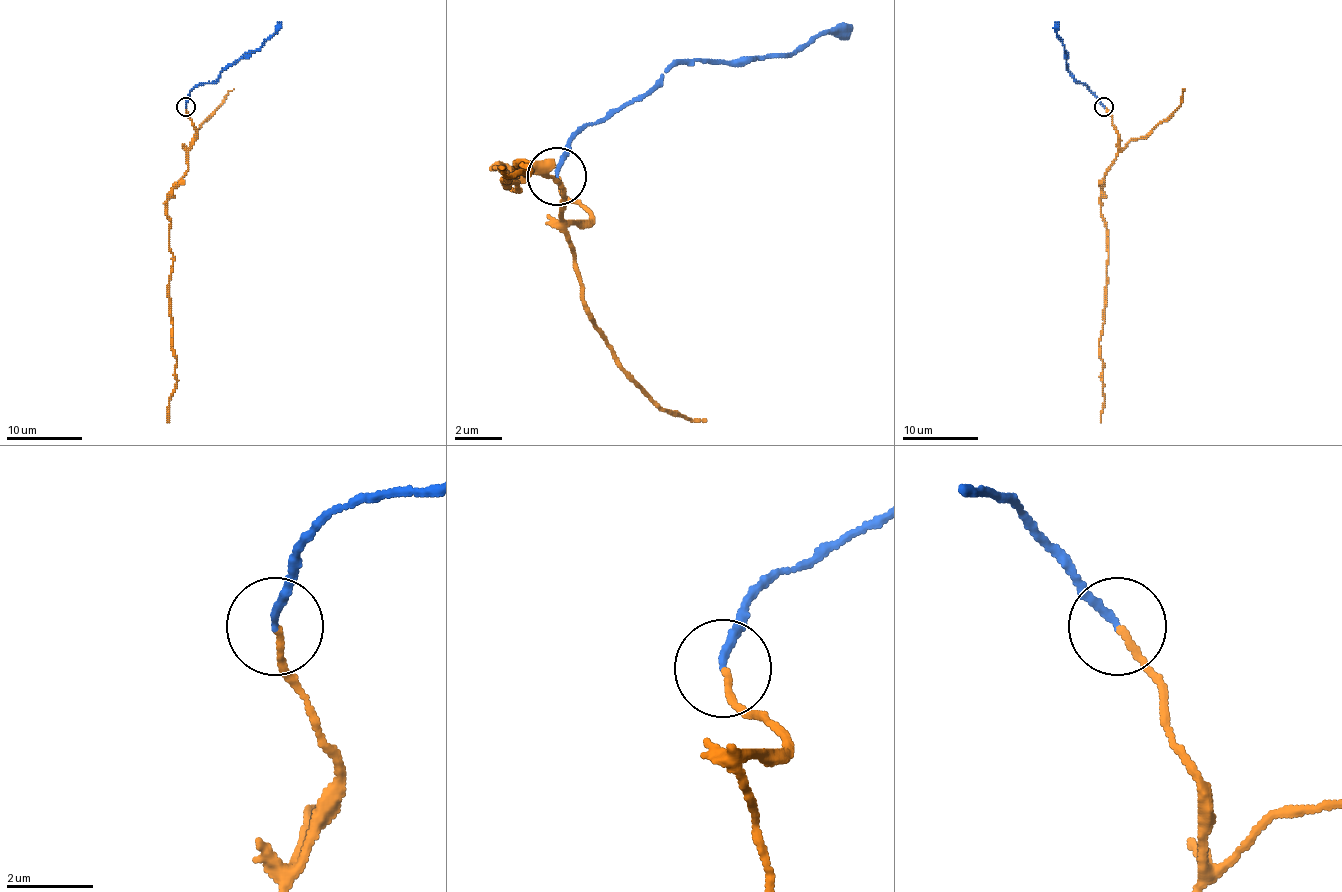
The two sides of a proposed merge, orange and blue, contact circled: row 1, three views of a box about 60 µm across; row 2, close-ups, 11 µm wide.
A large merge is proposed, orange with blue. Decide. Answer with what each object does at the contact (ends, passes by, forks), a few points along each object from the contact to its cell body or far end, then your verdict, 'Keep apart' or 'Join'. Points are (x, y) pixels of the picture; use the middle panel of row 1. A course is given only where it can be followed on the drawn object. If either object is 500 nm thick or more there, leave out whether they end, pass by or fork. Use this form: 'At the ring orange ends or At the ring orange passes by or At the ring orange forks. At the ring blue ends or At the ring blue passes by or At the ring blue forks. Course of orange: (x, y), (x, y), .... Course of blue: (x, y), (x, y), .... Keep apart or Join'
At the ring orange ends. At the ring blue ends. Course of orange: (558, 178), (587, 219), (500, 166). Course of blue: (558, 178), (564, 149), (587, 125), (640, 102), (681, 61), (745, 61), (792, 55), (850, 26). Join

